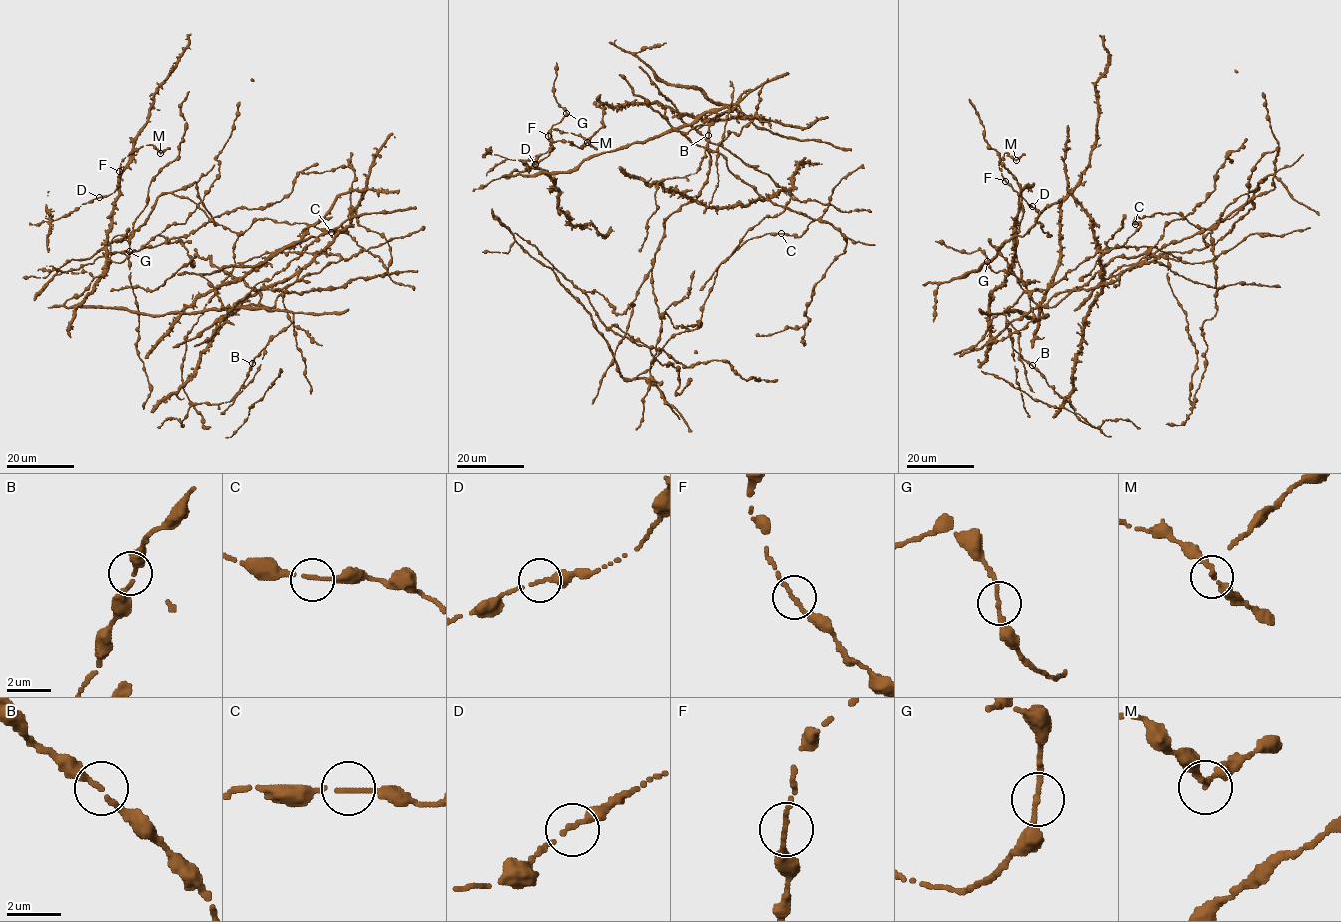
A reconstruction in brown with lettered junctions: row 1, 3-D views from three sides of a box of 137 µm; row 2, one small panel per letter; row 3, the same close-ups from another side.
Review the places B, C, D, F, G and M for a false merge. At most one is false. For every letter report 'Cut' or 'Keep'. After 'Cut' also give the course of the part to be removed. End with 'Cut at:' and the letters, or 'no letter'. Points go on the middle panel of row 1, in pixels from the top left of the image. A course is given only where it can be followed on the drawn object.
B: Keep
C: Keep
D: Keep
F: Keep
G: Keep
M: Keep
Cut at: no letter

